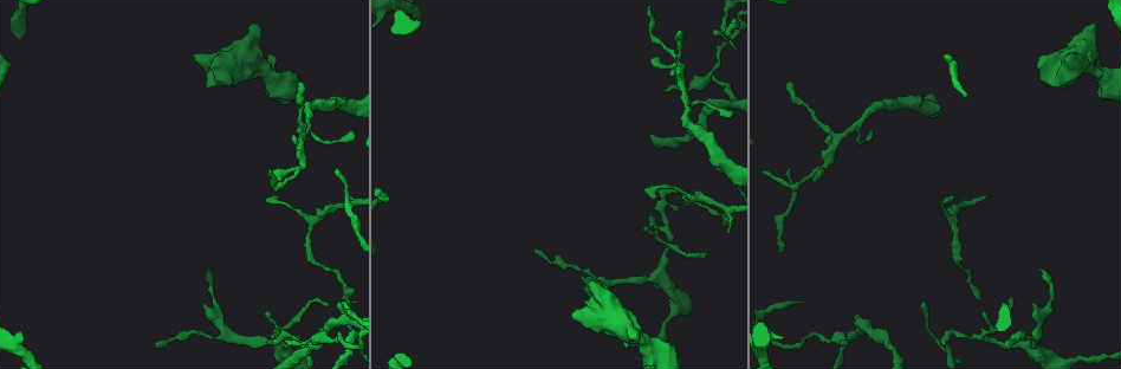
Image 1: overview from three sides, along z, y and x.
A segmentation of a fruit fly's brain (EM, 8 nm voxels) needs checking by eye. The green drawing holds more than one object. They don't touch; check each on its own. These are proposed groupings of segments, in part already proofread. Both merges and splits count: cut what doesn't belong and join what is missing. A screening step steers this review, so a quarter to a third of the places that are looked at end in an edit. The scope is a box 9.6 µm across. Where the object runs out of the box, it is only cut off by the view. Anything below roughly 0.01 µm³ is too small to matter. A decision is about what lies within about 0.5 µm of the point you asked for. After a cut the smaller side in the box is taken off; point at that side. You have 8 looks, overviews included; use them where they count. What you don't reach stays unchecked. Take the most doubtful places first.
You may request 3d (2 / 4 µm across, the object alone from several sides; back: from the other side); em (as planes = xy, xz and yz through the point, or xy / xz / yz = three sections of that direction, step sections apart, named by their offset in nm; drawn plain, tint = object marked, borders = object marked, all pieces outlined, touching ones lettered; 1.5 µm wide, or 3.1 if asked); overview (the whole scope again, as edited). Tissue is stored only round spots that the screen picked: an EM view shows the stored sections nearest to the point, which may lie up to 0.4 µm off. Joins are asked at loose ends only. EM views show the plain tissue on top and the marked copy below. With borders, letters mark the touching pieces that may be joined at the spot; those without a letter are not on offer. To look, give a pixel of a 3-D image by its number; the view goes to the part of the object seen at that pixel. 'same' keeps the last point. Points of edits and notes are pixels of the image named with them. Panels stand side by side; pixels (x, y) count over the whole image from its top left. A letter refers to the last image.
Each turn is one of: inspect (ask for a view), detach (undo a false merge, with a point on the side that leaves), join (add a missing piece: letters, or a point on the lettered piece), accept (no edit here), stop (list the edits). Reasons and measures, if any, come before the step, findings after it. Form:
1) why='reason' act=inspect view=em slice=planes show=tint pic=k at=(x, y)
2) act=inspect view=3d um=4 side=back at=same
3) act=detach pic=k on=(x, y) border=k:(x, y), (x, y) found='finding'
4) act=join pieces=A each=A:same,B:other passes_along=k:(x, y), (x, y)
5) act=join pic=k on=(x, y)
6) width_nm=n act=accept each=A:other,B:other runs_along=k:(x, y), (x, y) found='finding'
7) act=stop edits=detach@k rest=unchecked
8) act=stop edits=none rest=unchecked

why='an open end' act=inspect view=em slice=xz step=8 show=tint pic=1 at=(981, 298)

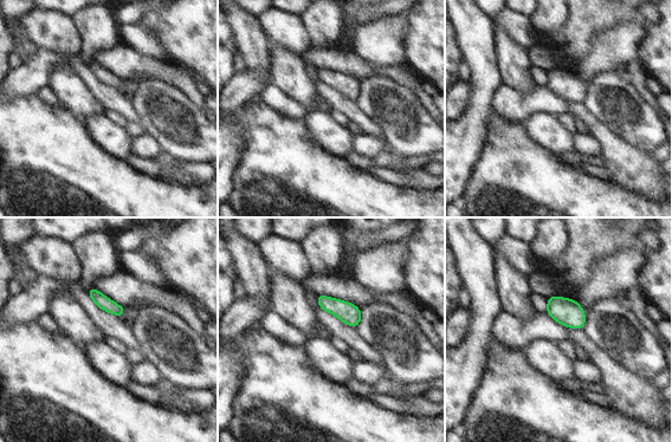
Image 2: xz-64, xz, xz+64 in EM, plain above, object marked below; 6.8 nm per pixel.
why='another direction' act=inspect view=em slice=xy step=4 show=borders at=same

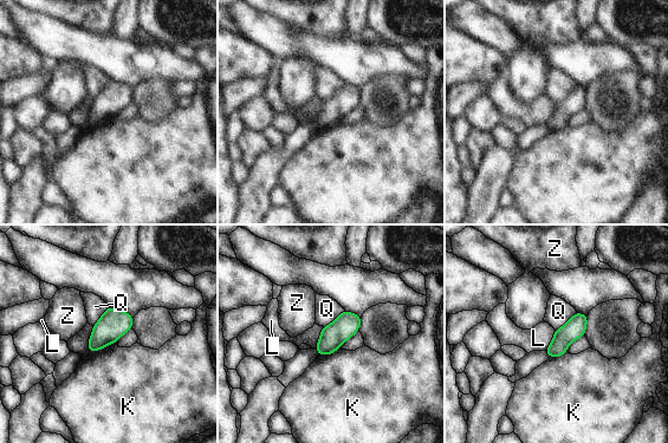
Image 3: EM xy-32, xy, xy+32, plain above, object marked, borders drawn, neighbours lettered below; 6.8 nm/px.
act=accept each=K:other,L:other,Q:other,Z:other found='none of them fits'

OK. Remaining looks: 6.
act=inspect view=3d um=2 pic=1 at=(303, 138)

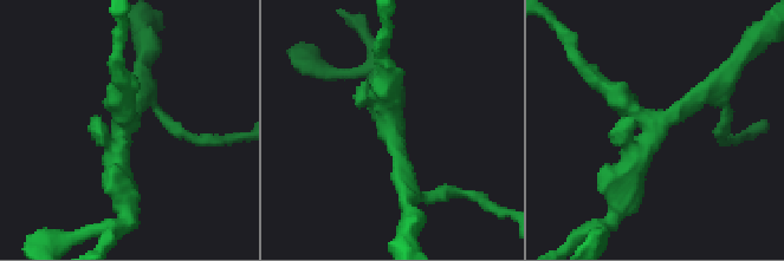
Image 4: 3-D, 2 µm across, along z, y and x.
arms=3 act=inspect view=em slice=planes show=tint pic=4 at=(657, 126)

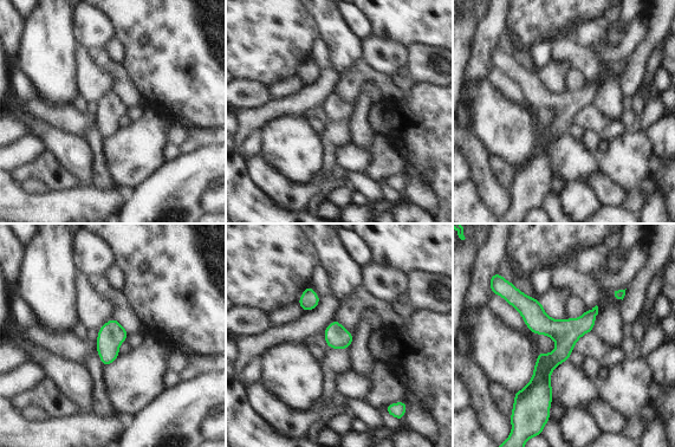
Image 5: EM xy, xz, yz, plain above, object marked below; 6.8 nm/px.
act=inspect view=em slice=planes show=borders at=same

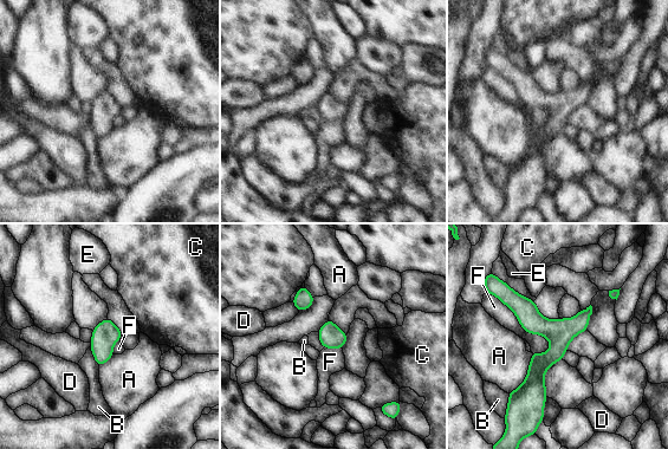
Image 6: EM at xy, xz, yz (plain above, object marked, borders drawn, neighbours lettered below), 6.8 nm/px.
width_nm=160 act=accept each=A:other,B:other,C:other,D:other,E:other,F:other runs_along=6:(508, 290), (553, 338), (536, 403) found='continuous, no second neuron'

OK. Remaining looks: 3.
why='three-way junction' act=inspect view=em slice=xz step=8 show=tint pic=1 at=(1038, 338)

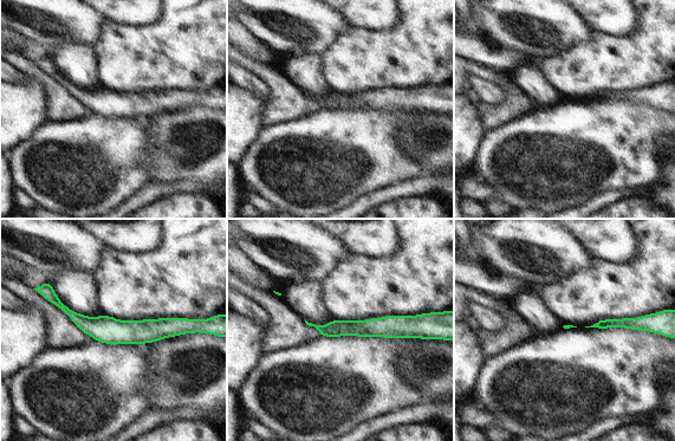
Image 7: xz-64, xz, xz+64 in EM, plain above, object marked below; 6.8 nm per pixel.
why='another direction' act=inspect view=em slice=planes show=borders at=same

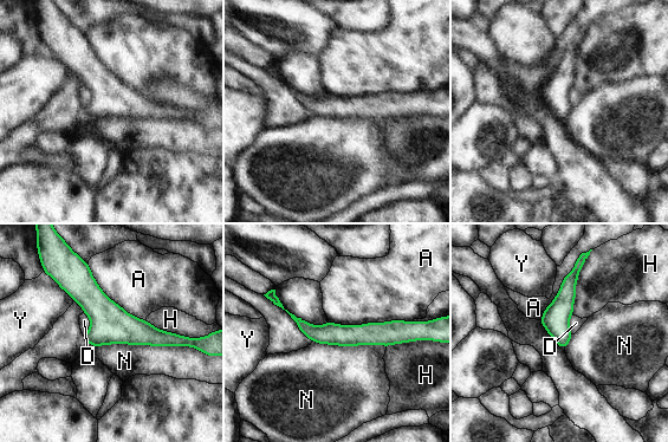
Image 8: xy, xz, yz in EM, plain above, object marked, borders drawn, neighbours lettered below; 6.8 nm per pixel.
width_nm=160 longest_contact=N:800nm act=accept each=A:other,D:other,H:other,N:other,Y:other found='continuous, no second neuron'

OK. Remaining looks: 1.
act=stop edits=none rest=unchecked

